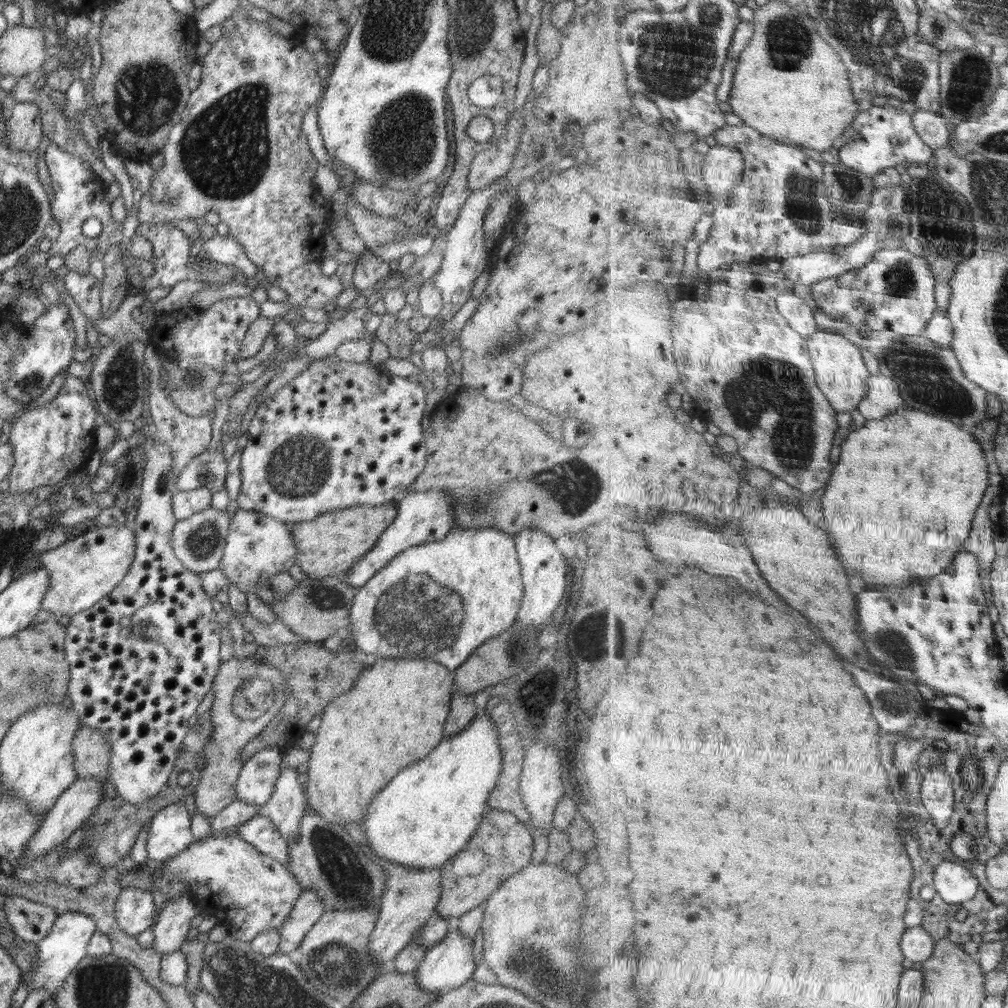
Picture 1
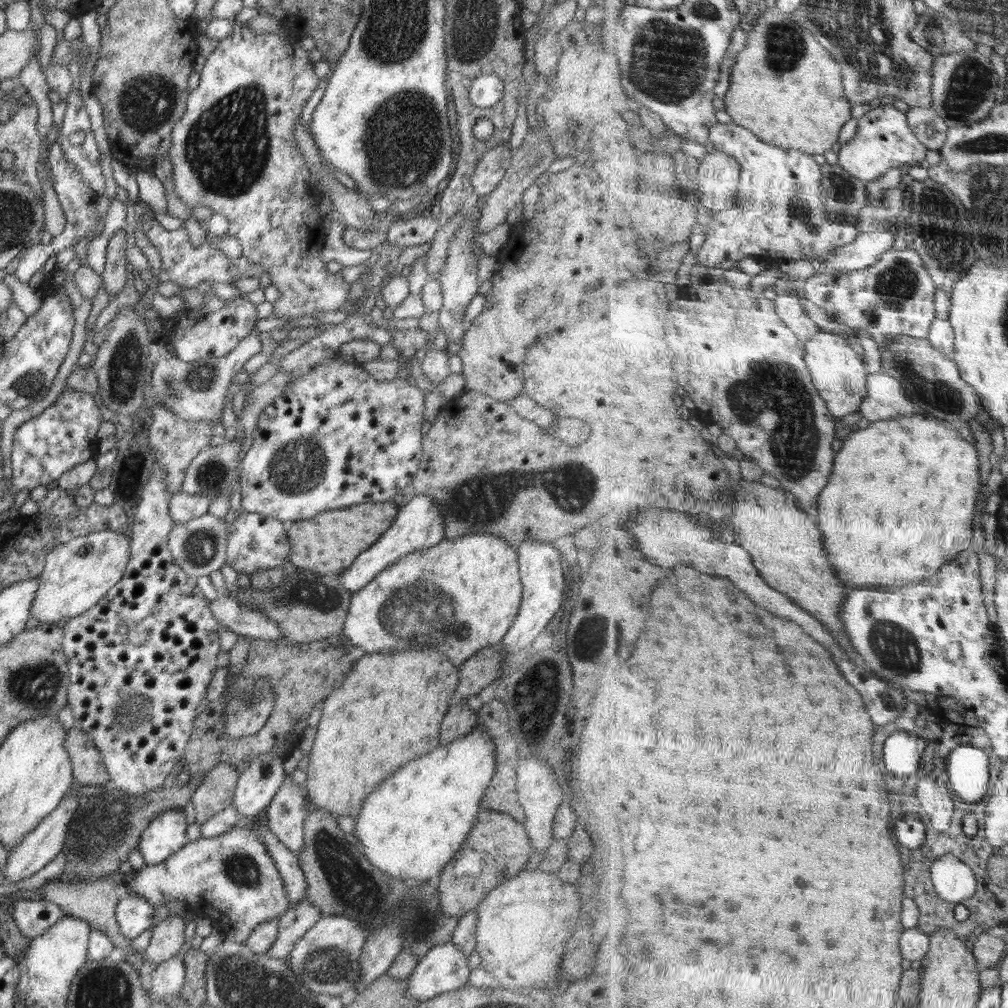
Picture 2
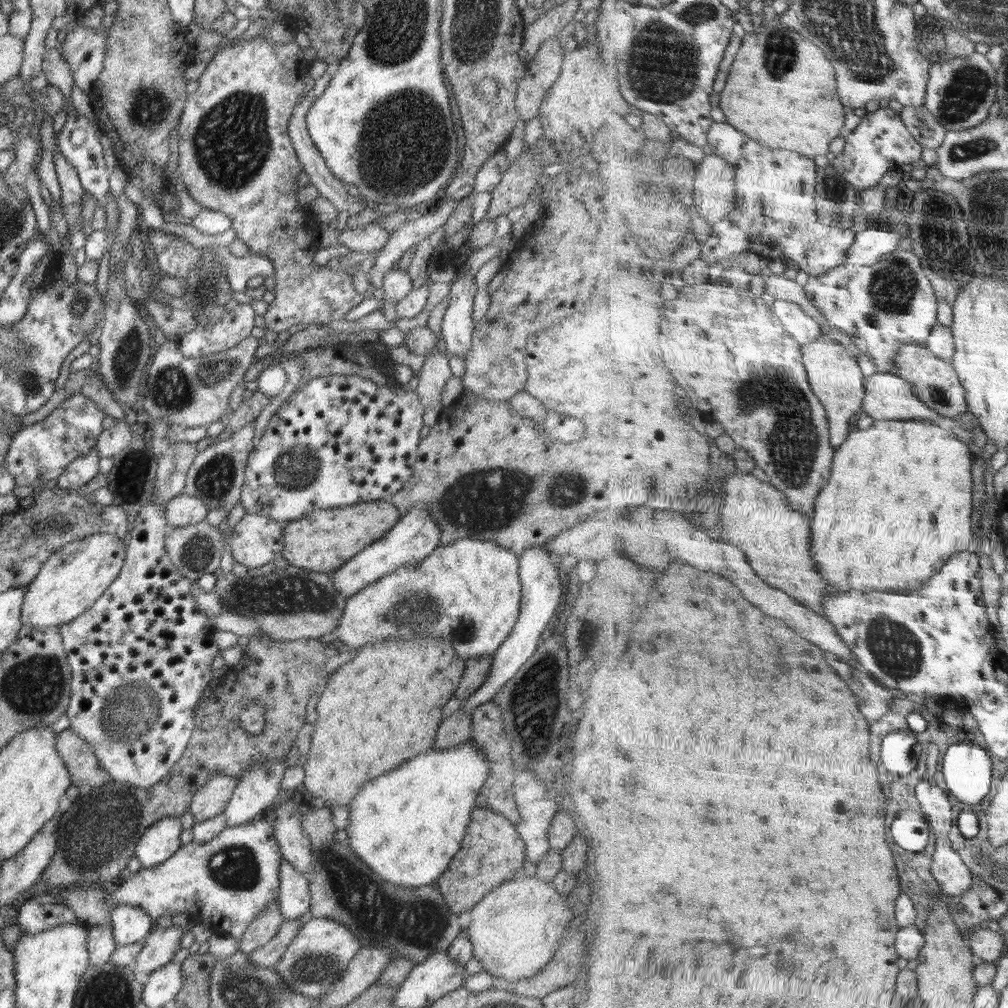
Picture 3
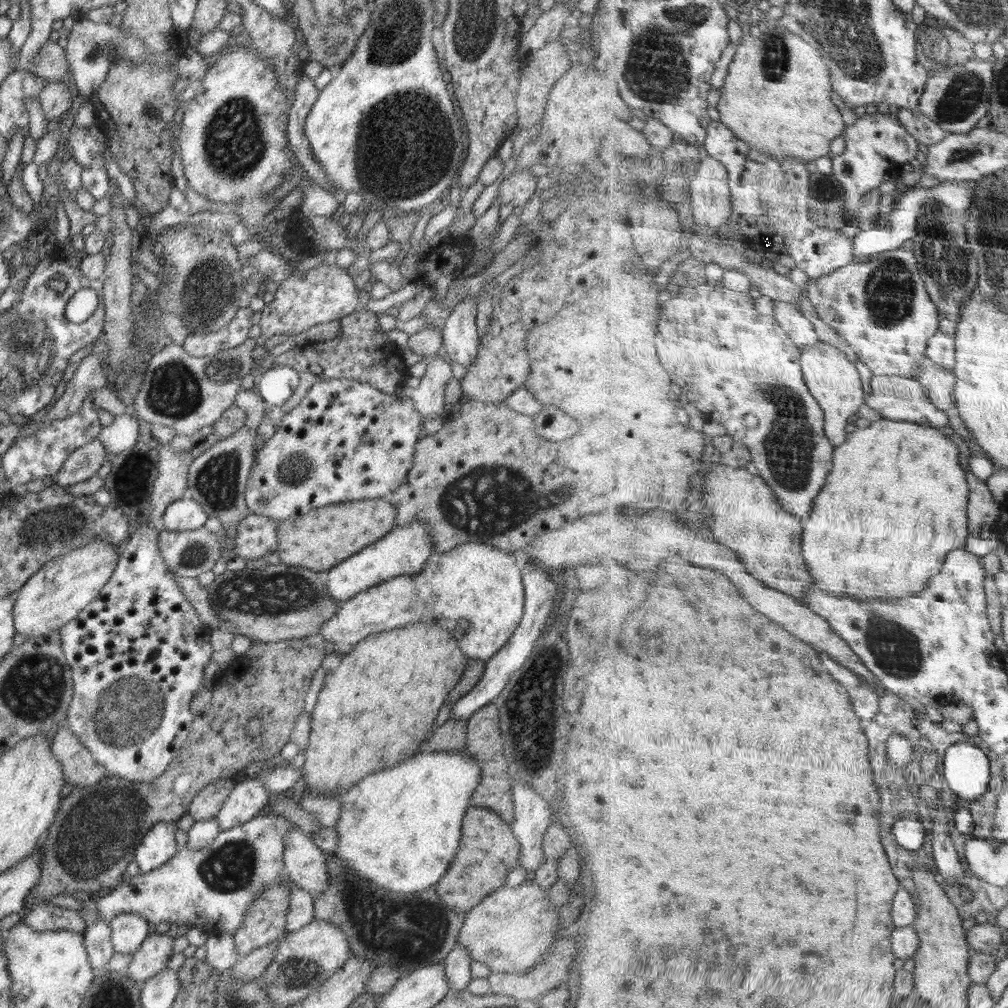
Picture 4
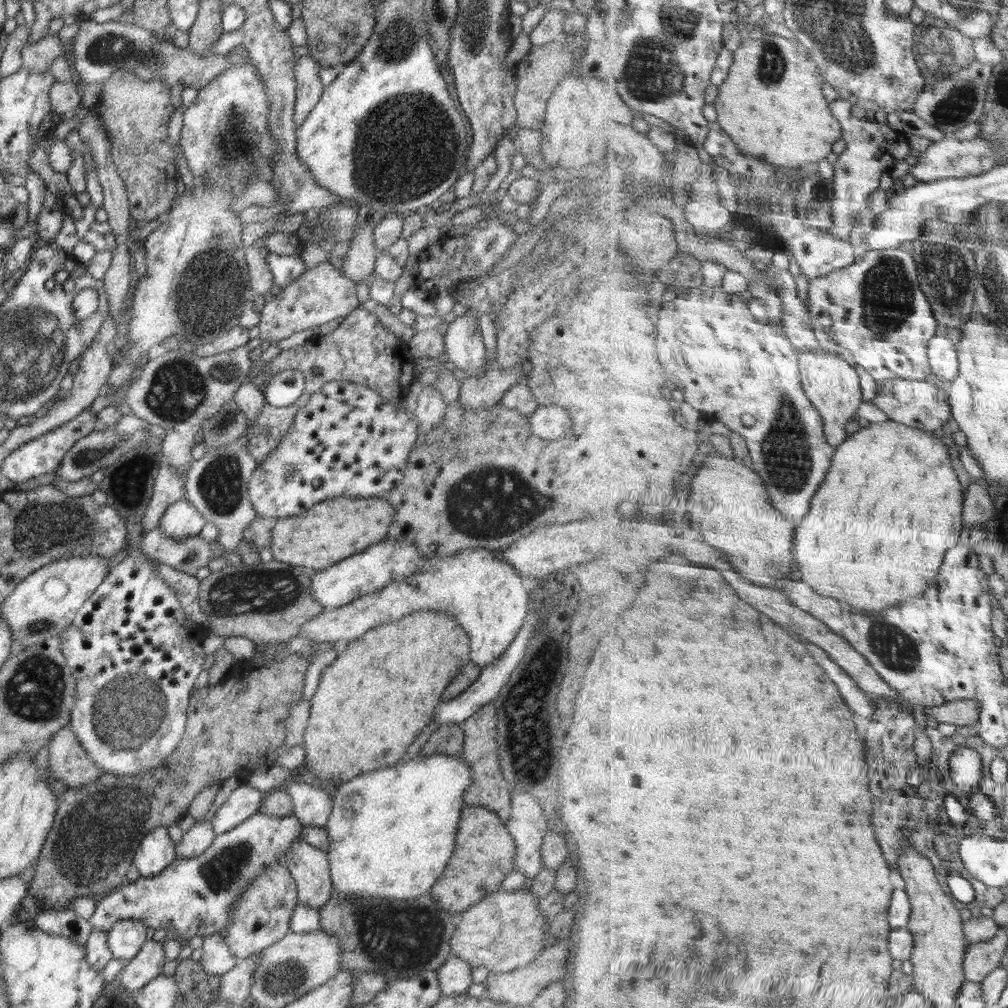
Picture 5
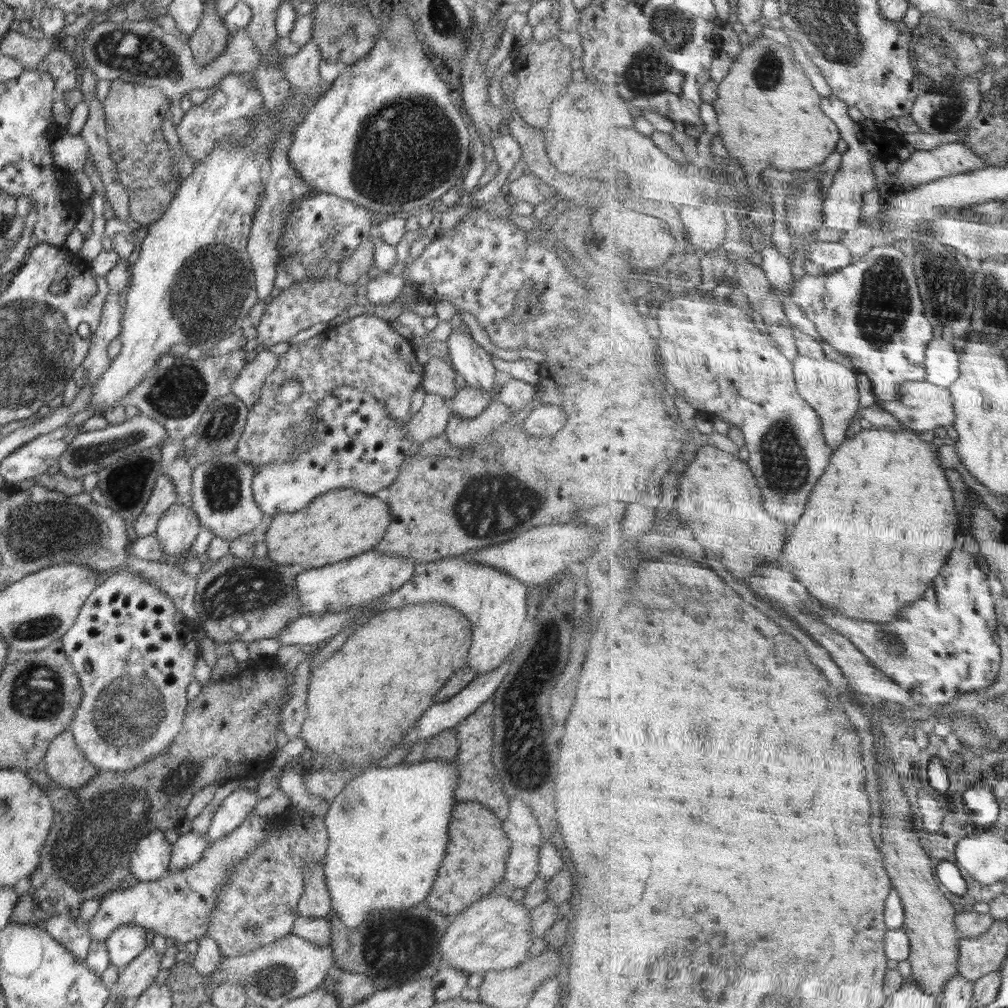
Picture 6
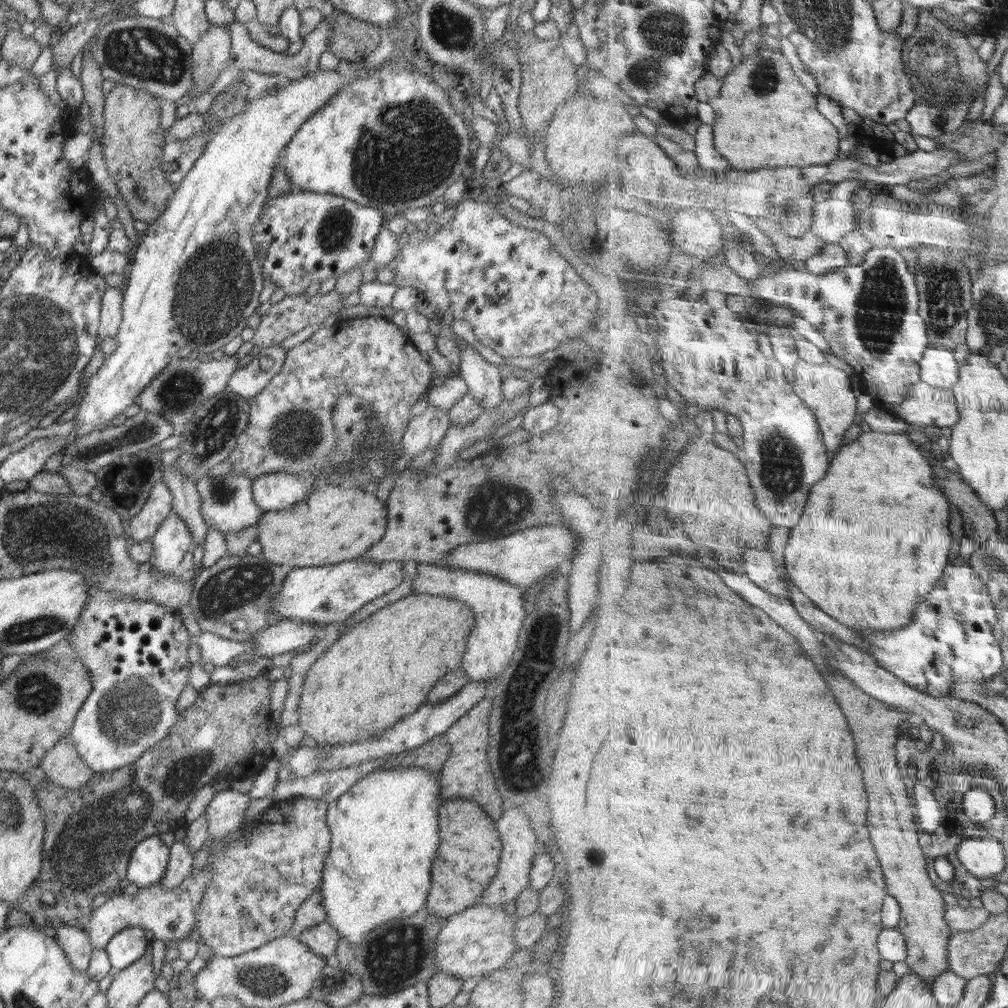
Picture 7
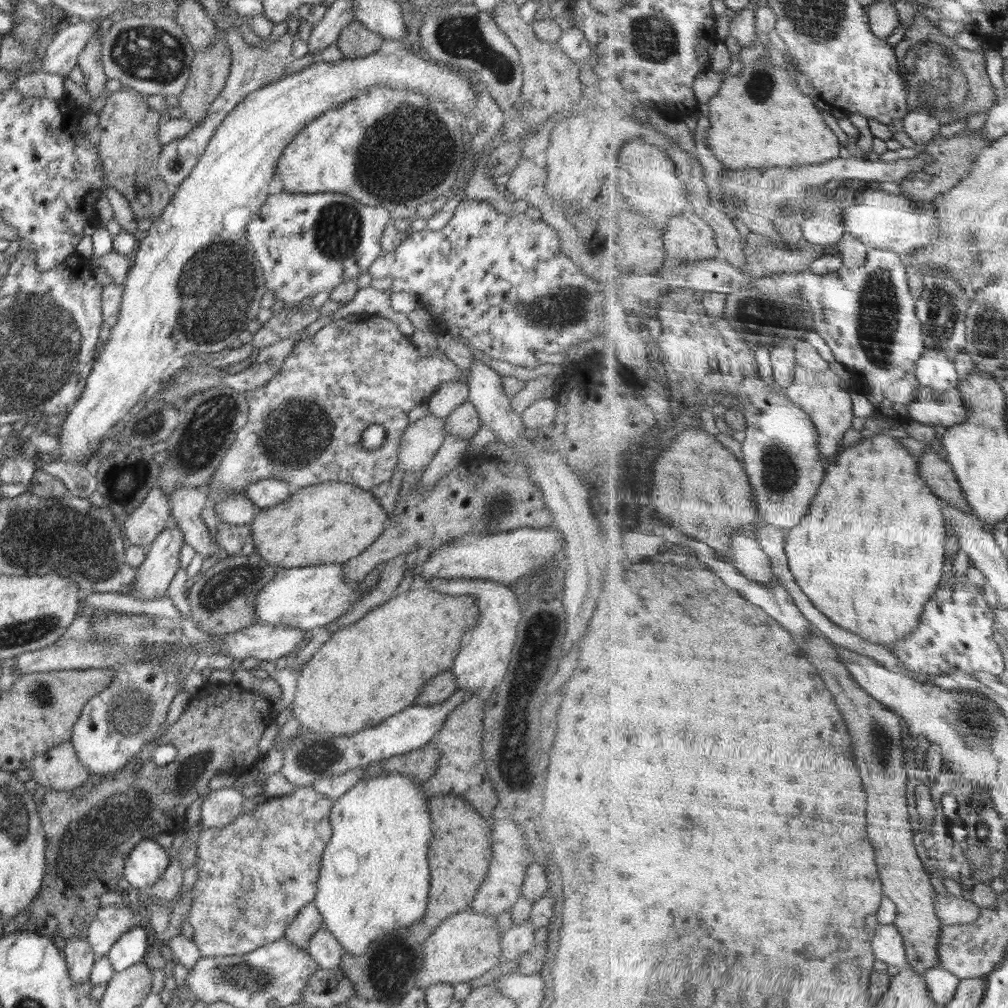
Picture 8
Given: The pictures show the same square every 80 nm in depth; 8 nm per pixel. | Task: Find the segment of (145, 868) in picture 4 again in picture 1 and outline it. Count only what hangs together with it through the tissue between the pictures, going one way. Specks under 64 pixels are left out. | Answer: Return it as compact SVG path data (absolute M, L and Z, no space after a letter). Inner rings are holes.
M184 802L161 808L152 818L146 850L151 865L160 864L188 849L194 841L191 816Z

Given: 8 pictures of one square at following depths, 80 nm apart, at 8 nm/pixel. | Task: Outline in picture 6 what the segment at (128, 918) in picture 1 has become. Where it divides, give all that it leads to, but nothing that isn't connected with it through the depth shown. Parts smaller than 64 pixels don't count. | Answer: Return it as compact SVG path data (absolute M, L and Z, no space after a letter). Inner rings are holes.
M122 924L105 940L111 963L124 970L147 946L146 929L136 924Z

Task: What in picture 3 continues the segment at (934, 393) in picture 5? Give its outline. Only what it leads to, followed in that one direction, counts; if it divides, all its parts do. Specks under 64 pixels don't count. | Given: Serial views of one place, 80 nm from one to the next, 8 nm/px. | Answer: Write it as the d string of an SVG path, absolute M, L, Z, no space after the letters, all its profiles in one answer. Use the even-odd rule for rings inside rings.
M876 373L867 377L867 400L863 412L878 420L922 419L938 420L941 414L936 413L928 404L922 403L914 385L903 380L898 374Z

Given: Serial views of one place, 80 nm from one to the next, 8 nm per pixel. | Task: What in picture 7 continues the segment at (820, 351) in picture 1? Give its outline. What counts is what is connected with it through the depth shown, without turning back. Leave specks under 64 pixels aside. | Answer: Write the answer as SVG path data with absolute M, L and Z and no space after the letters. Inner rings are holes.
M801 358L797 368L794 368L794 379L794 392L816 413L824 434L824 444L834 455L842 450L846 432L858 418L858 396L854 394L851 376L830 363L816 364Z

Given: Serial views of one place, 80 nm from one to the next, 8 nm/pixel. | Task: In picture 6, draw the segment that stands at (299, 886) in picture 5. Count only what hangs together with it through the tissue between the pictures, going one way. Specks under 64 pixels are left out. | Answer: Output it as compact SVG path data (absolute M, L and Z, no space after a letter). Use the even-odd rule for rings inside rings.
M312 864L304 870L304 895L297 904L297 916L302 918L329 919L332 914L331 900L324 882L323 866Z

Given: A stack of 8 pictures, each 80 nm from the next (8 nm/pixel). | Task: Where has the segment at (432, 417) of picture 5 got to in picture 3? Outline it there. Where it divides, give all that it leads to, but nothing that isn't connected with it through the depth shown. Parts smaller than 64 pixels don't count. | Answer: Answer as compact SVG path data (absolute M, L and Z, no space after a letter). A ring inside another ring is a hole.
M442 349L426 356L420 372L420 382L415 392L424 408L436 406L442 400L442 392L446 382L453 377L449 356Z

